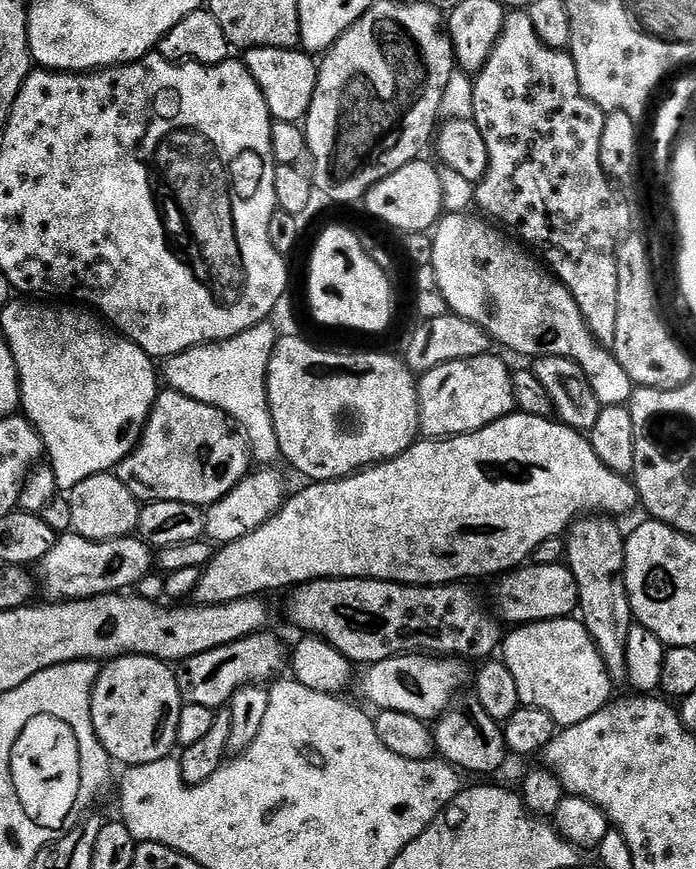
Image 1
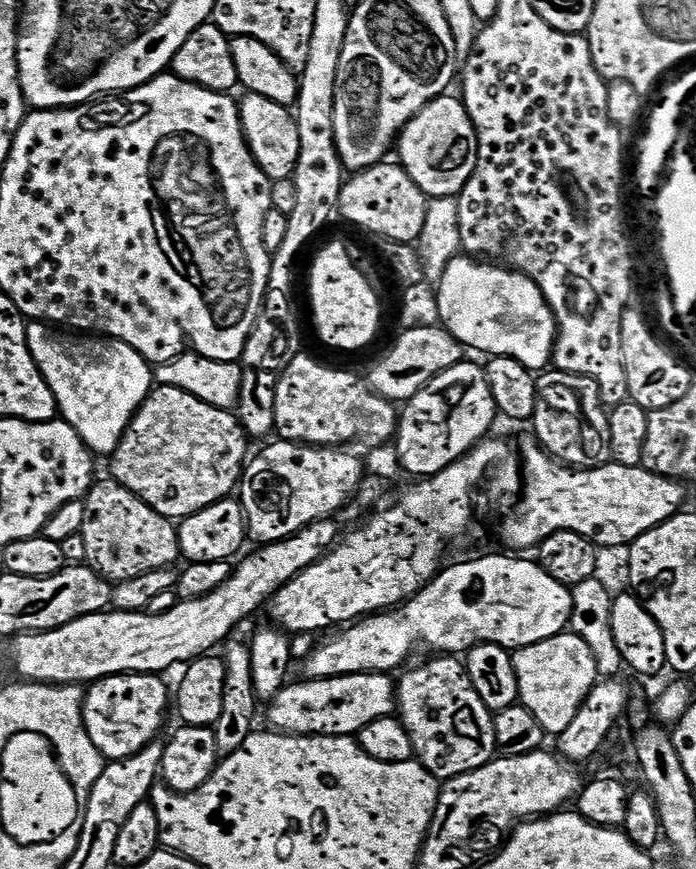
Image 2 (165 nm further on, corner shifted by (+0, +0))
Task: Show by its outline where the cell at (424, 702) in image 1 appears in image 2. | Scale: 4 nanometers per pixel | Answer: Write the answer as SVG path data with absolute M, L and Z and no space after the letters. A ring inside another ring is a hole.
M383 672L346 674L325 680L305 679L304 684L285 683L284 689L267 705L268 720L278 732L289 732L292 736L350 736L355 737L363 728L370 726L383 716L397 711L397 685L391 675Z

